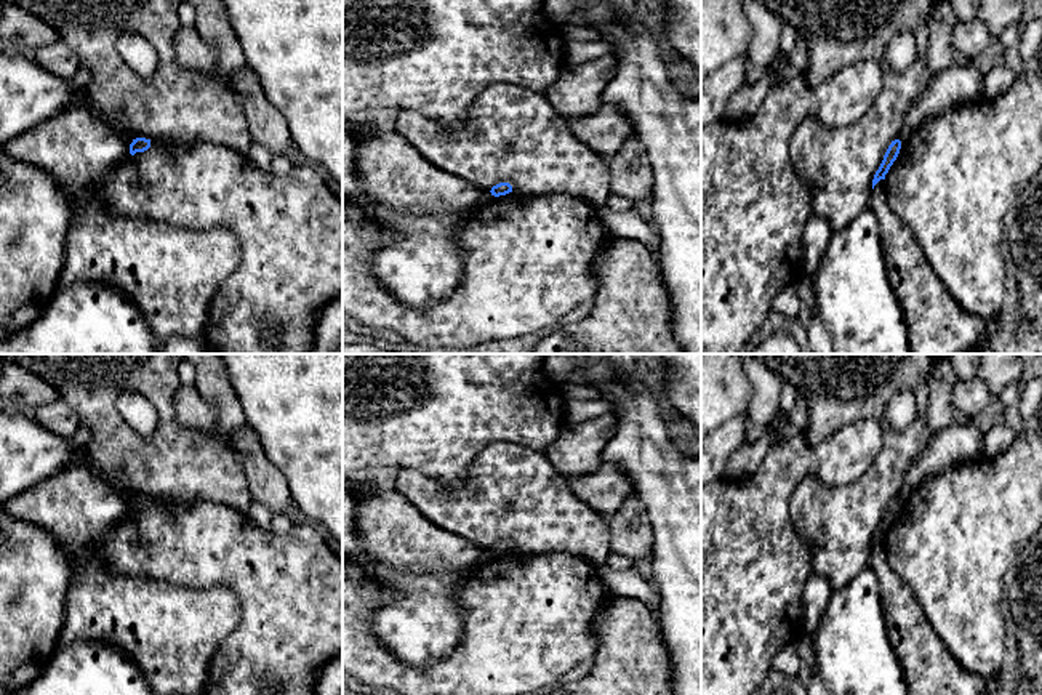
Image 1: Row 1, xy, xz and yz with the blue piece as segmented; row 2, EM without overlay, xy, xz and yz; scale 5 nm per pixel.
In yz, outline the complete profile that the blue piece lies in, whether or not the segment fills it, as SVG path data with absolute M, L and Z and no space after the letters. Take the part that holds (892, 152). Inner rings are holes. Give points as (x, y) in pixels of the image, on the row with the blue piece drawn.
M895 139L892 141L892 144L888 146L885 155L884 155L884 160L879 167L879 170L876 171L874 175L874 179L872 179L872 189L874 186L880 181L880 179L885 179L885 175L888 173L890 167L893 165L893 162L896 160L898 154L900 154L900 149L901 149L901 141L900 139Z

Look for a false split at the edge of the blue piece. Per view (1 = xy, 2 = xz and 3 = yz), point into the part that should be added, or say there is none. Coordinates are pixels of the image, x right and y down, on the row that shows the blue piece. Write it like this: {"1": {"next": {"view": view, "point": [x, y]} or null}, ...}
{"1": {"next": null}, "2": {"next": null}, "3": {"next": null}}

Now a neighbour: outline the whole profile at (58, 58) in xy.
M61 40L53 45L38 48L32 53L32 58L43 69L61 78L70 78L80 69L77 54Z

